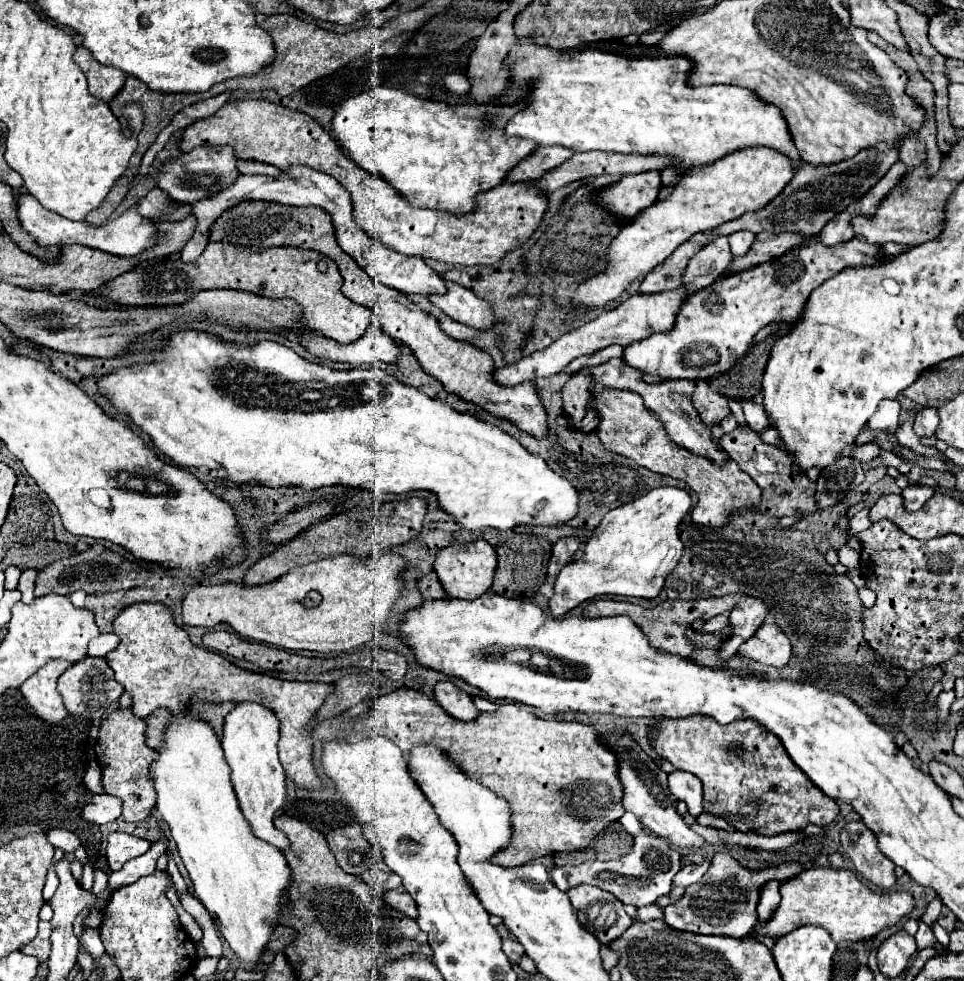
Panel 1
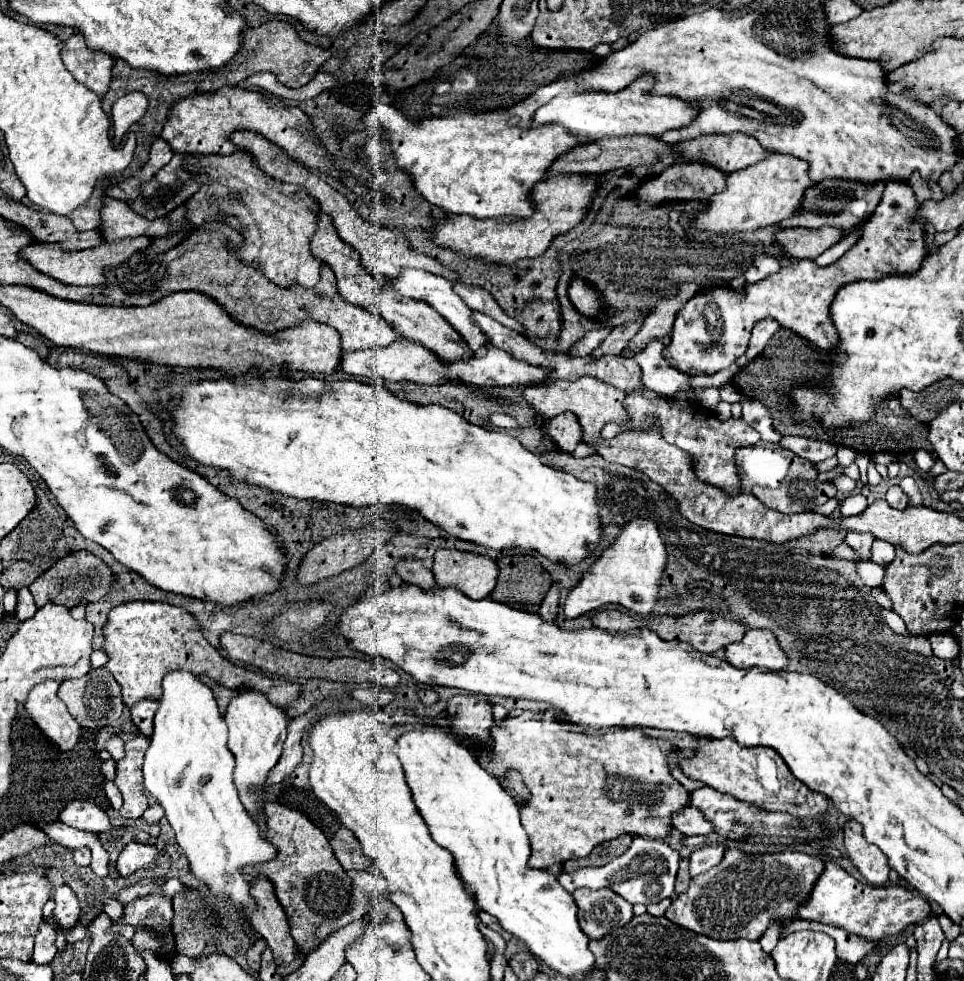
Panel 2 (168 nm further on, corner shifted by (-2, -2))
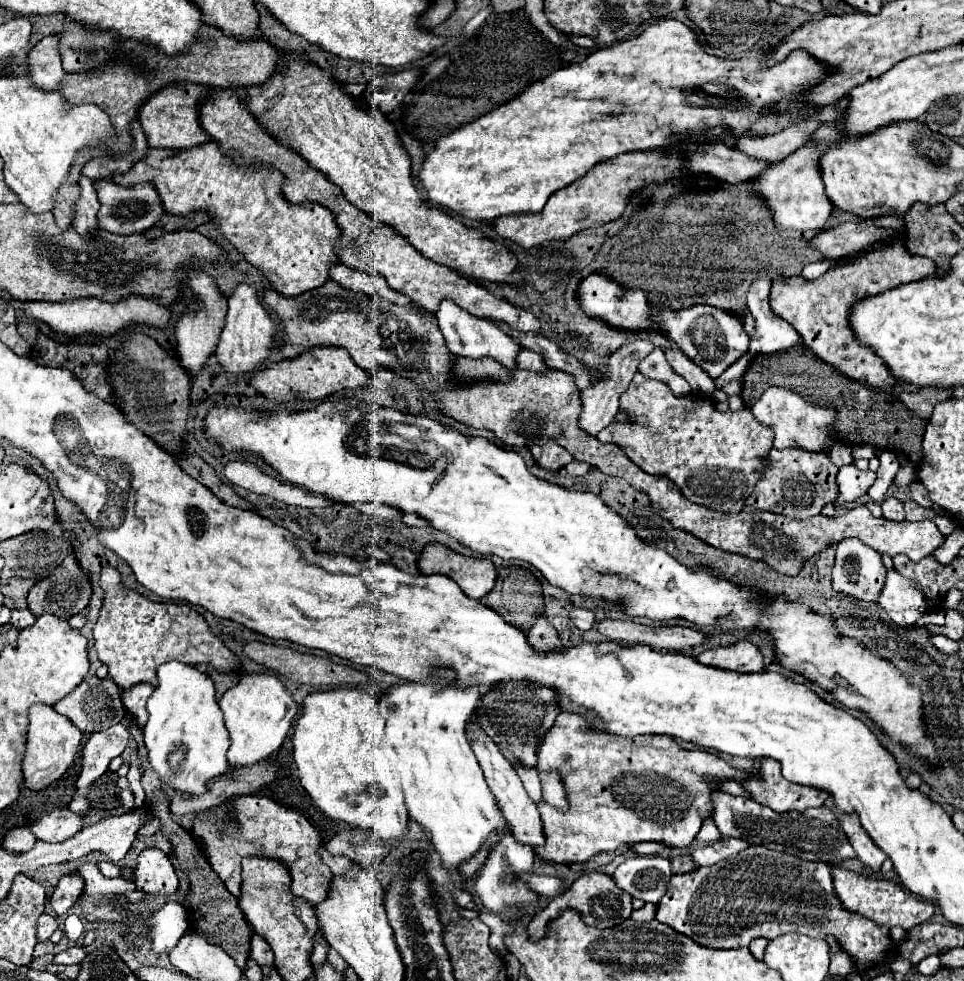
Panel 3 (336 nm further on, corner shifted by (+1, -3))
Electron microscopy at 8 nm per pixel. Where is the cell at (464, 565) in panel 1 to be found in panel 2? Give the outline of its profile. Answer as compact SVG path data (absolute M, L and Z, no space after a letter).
M438 549L432 573L440 587L456 587L470 599L486 599L496 587L498 565L484 555Z

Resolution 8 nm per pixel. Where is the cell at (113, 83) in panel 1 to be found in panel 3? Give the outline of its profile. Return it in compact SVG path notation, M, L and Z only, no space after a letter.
M53 34L53 36L47 36L41 42L37 42L29 50L29 64L31 64L33 80L35 80L35 84L39 84L39 88L59 90L61 80L67 74L63 70L61 56L59 56L59 36Z

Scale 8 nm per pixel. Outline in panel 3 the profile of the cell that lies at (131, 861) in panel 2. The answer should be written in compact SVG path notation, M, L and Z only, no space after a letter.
M145 848L133 870L133 882L139 890L149 894L173 894L177 890L177 876L169 856L157 848Z

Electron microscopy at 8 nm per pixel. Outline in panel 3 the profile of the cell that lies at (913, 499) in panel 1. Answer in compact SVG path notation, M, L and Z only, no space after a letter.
M885 498L883 500L883 504L881 504L881 508L883 508L883 516L887 518L887 520L897 520L897 522L901 522L903 518L905 518L905 510L903 510L903 504L897 500L897 498Z

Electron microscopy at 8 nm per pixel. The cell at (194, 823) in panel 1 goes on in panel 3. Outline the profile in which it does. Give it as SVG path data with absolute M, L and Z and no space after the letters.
M167 662L159 666L157 670L159 684L151 698L147 700L147 710L149 710L149 720L143 728L143 740L149 752L149 762L153 770L157 772L159 780L167 782L175 792L181 792L183 798L195 798L205 792L209 792L207 782L215 780L217 776L227 774L229 764L227 764L227 748L229 748L229 732L223 724L223 712L215 700L215 686L213 680L195 670L195 666L187 666L183 662Z

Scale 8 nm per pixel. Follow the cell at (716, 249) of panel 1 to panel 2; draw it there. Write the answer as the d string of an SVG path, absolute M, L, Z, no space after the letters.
M686 283L686 285L682 285L682 289L678 291L678 295L674 295L674 297L670 297L670 299L660 299L658 307L646 317L644 325L642 325L640 331L634 335L634 339L628 343L626 353L624 353L622 357L632 357L632 355L636 355L638 351L642 351L642 347L648 345L650 339L670 335L678 309L680 309L690 297L694 297L694 295L698 293L698 289L700 289L700 287L694 285L694 283Z

